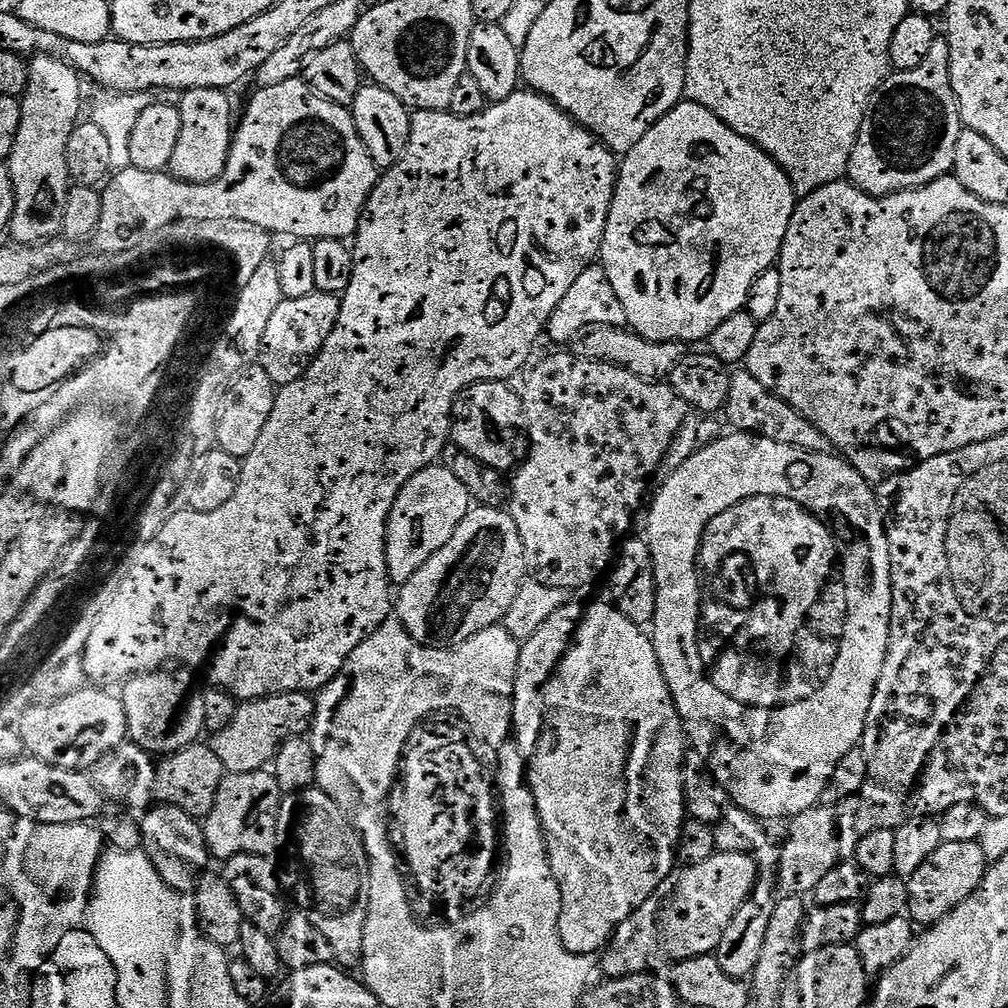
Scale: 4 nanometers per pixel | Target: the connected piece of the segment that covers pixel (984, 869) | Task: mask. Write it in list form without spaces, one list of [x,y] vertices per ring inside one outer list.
[[[950,842],[941,844],[940,848],[934,850],[932,857],[913,876],[907,877],[907,915],[917,925],[939,924],[959,904],[966,902],[966,898],[970,898],[980,889],[980,883],[984,881],[984,875],[988,872],[989,867],[990,862],[986,858],[986,854],[982,854],[979,843]]]

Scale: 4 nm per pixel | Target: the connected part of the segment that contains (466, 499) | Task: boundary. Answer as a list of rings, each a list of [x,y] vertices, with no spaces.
[[[429,466],[422,469],[414,478],[402,486],[398,498],[388,515],[388,533],[386,534],[386,566],[388,567],[388,579],[393,585],[404,584],[450,538],[454,538],[454,532],[466,514],[470,511],[470,497],[466,486],[450,474],[450,470],[443,466]]]

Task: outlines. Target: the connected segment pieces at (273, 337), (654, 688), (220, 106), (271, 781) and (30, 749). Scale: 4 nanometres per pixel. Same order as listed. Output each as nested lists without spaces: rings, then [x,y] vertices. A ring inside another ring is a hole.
[[[315,291],[306,298],[283,299],[281,305],[274,310],[270,322],[258,336],[260,338],[258,368],[267,374],[273,386],[293,384],[308,371],[308,365],[315,360],[336,328],[336,319],[340,317],[340,302],[339,295]]]
[[[605,602],[605,604],[592,604],[589,608],[582,609],[577,616],[567,616],[566,613],[567,611],[564,610],[556,612],[532,637],[525,640],[522,644],[520,649],[520,661],[518,662],[518,674],[516,675],[516,682],[514,684],[514,698],[512,699],[512,734],[515,746],[524,759],[526,779],[530,786],[530,790],[534,794],[534,798],[536,799],[536,805],[538,806],[538,818],[542,822],[544,841],[548,847],[550,870],[554,870],[554,878],[558,882],[558,890],[562,890],[562,914],[560,915],[560,937],[562,938],[562,946],[571,954],[571,956],[589,958],[588,956],[594,955],[596,951],[597,955],[597,953],[611,941],[622,922],[626,922],[630,919],[630,917],[635,914],[651,896],[657,895],[657,893],[663,889],[660,887],[663,886],[664,879],[666,879],[666,884],[666,881],[669,879],[668,873],[671,872],[672,867],[677,867],[680,835],[684,829],[684,821],[686,819],[686,809],[684,806],[684,769],[686,767],[686,761],[684,761],[684,748],[686,749],[686,737],[684,734],[684,723],[680,720],[680,715],[676,709],[676,703],[670,694],[668,683],[660,669],[656,651],[652,645],[651,635],[649,635],[641,625],[630,622],[630,618],[626,618],[615,606],[608,602]]]
[[[192,89],[181,95],[178,102],[182,131],[168,163],[169,173],[181,183],[202,185],[216,181],[225,170],[229,146],[232,143],[234,116],[225,91],[216,89]]]
[[[261,770],[246,774],[228,774],[220,783],[218,794],[210,814],[202,821],[204,843],[209,853],[220,862],[227,862],[236,856],[267,856],[277,851],[278,814],[282,793],[275,775]]]
[[[85,686],[66,698],[58,699],[48,704],[32,704],[28,706],[24,717],[18,720],[24,751],[31,759],[41,760],[55,768],[83,769],[84,763],[95,752],[111,754],[128,740],[128,727],[126,726],[126,710],[123,699],[111,696],[108,692],[96,692],[92,686]]]

